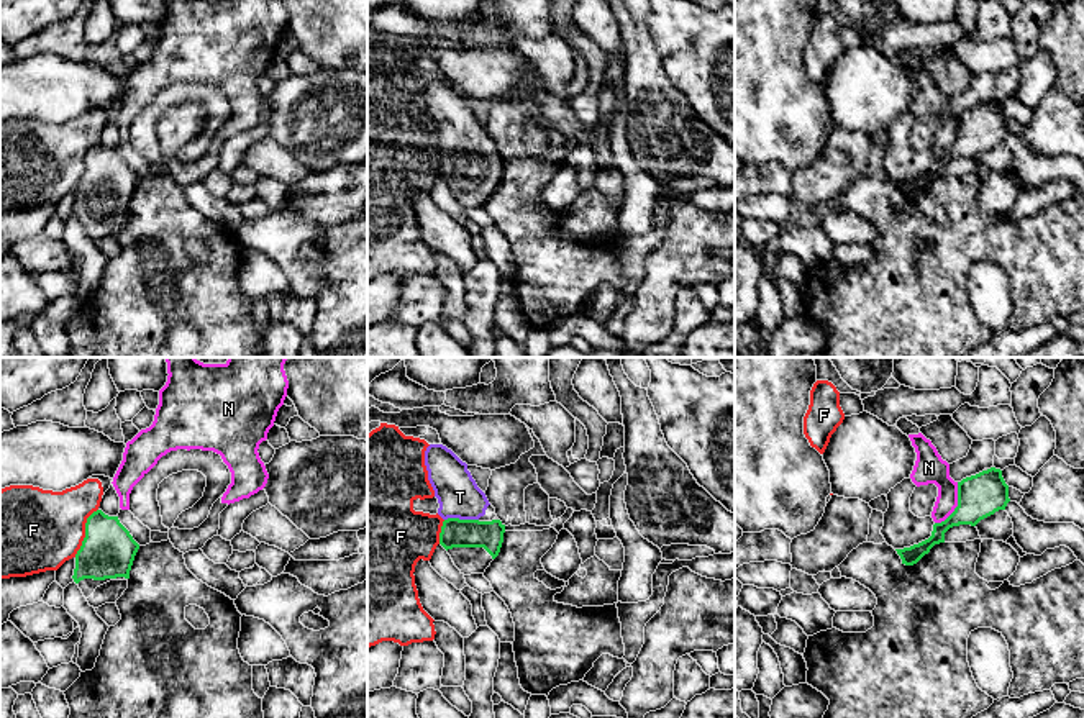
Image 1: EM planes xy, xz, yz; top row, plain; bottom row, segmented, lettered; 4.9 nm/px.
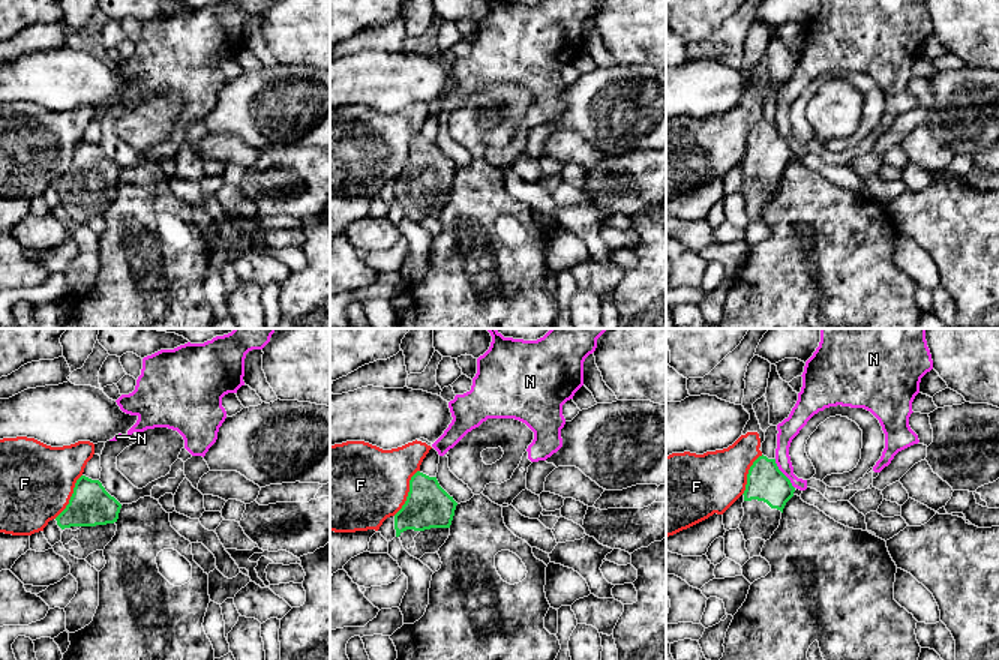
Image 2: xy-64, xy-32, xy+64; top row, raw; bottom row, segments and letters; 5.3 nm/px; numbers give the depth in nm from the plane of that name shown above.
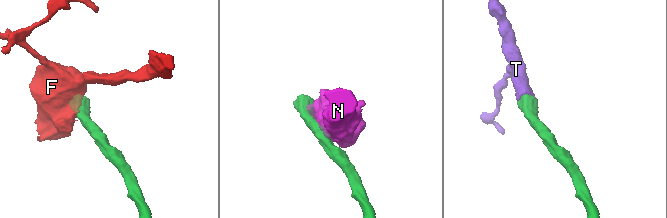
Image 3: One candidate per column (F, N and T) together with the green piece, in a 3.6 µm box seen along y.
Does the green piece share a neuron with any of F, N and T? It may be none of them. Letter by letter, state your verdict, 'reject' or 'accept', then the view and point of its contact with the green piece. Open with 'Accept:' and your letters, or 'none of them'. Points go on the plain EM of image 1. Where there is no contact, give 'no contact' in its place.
Accept: T
F: reject | xy (86, 166)
N: reject | yz (958, 138)
T: accept | xz (461, 153)

